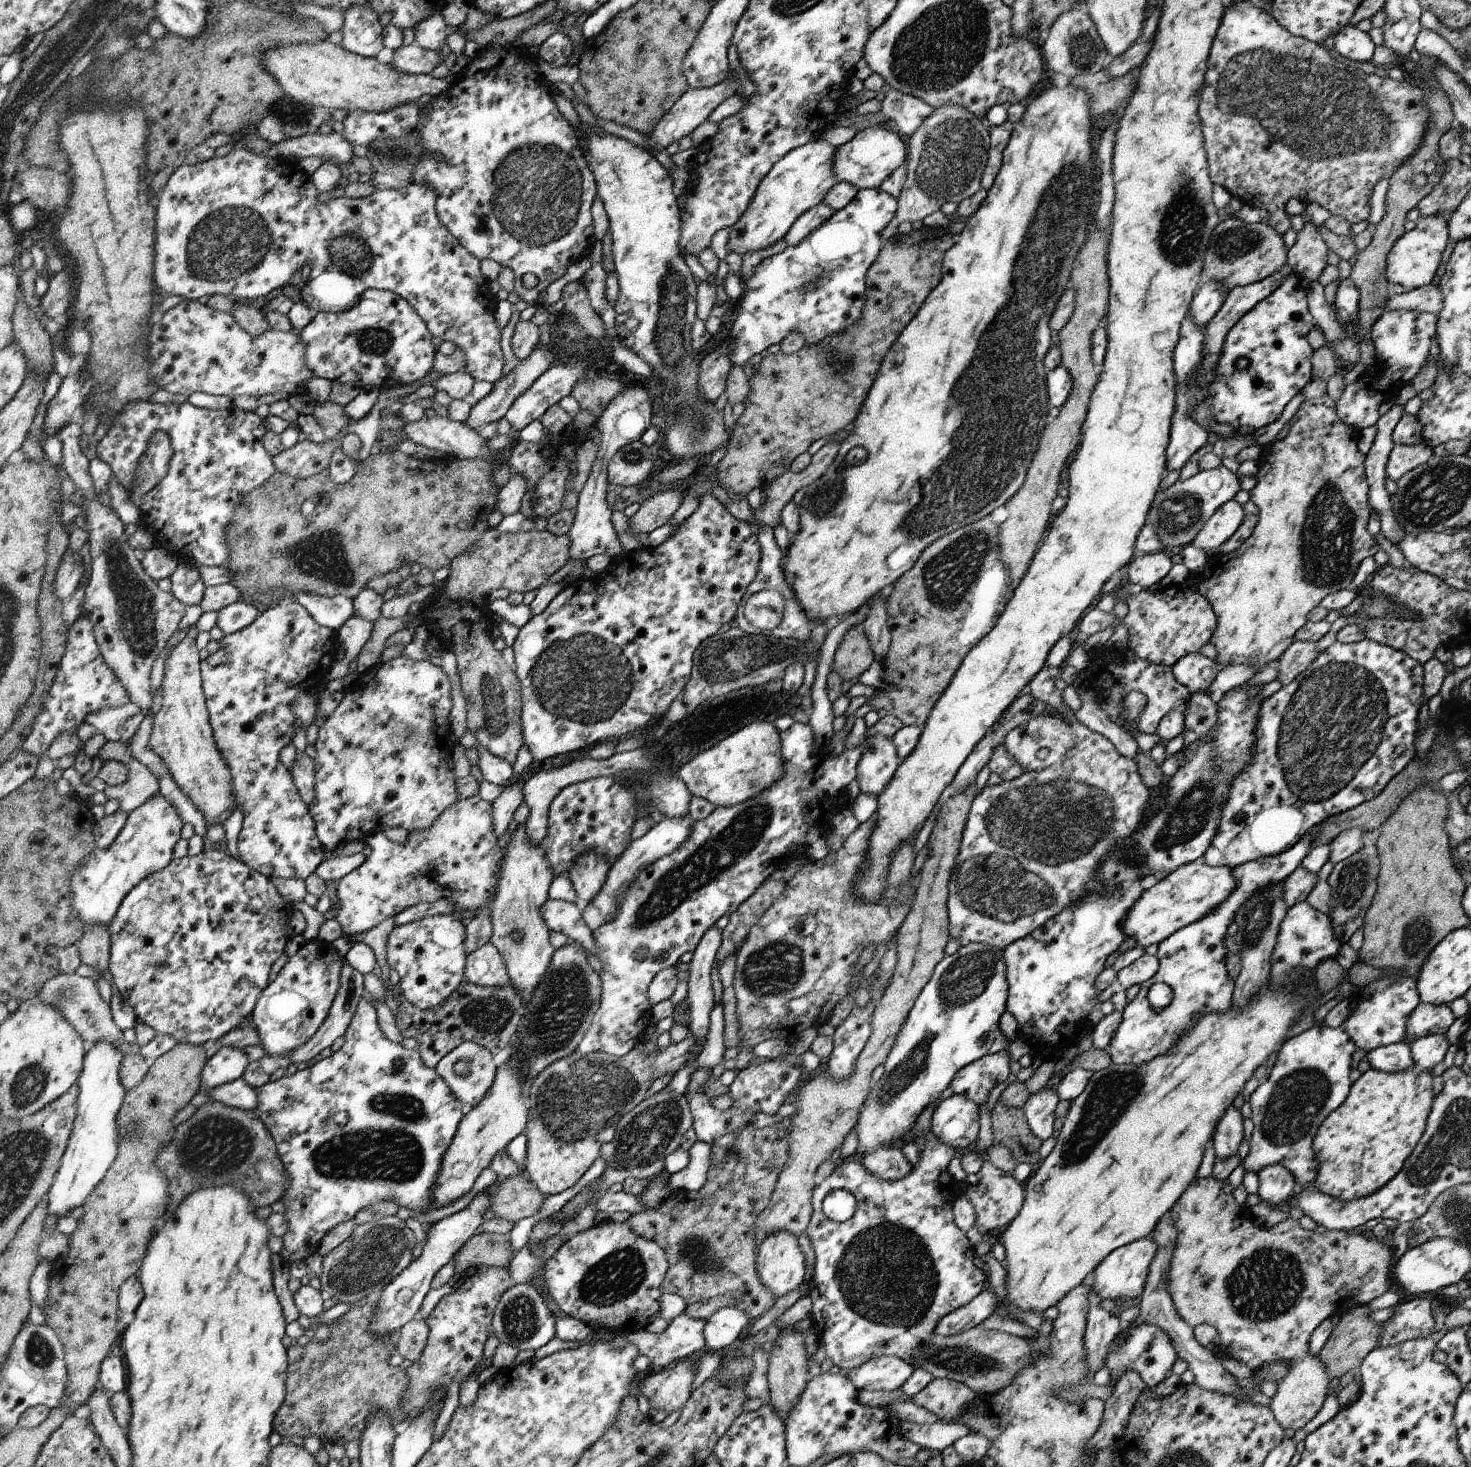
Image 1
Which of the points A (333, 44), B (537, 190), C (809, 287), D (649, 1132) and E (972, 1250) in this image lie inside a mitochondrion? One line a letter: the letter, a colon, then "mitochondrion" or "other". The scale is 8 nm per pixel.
A: other
B: mitochondrion
C: mitochondrion
D: mitochondrion
E: other

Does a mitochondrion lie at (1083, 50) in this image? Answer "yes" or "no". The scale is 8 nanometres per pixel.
yes

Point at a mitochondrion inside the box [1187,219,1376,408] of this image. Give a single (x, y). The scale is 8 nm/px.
(1227, 247)

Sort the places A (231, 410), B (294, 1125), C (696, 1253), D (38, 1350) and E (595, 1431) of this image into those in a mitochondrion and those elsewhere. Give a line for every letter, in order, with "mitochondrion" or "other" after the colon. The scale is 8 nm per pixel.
A: other
B: other
C: mitochondrion
D: mitochondrion
E: mitochondrion

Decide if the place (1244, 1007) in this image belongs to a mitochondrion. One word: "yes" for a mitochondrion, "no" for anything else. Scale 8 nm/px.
no

